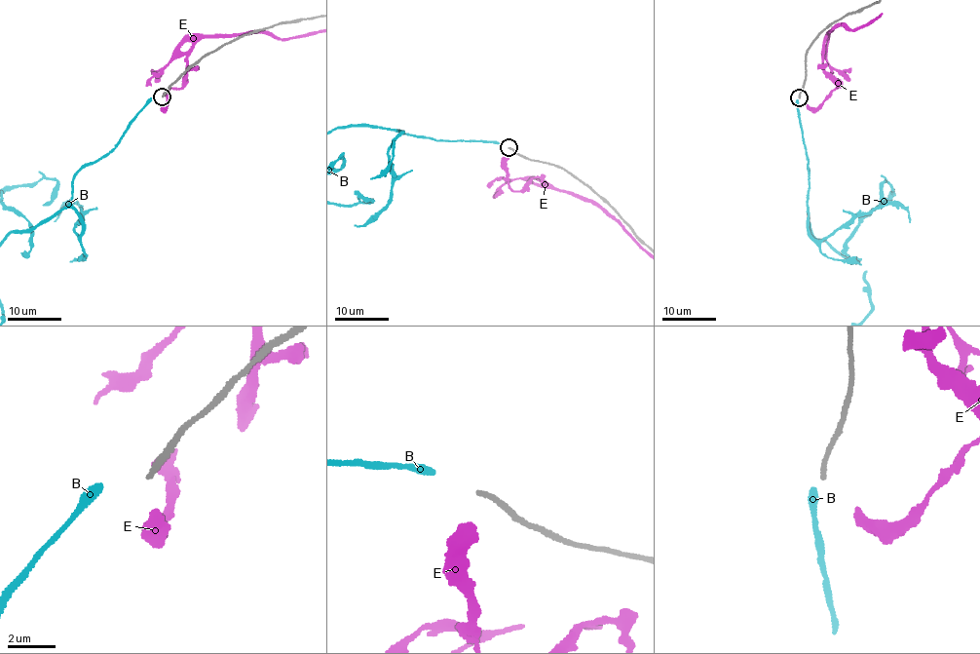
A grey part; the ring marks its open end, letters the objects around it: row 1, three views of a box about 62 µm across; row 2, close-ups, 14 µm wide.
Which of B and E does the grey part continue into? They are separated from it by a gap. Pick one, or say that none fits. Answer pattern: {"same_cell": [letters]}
{"same_cell": []}

